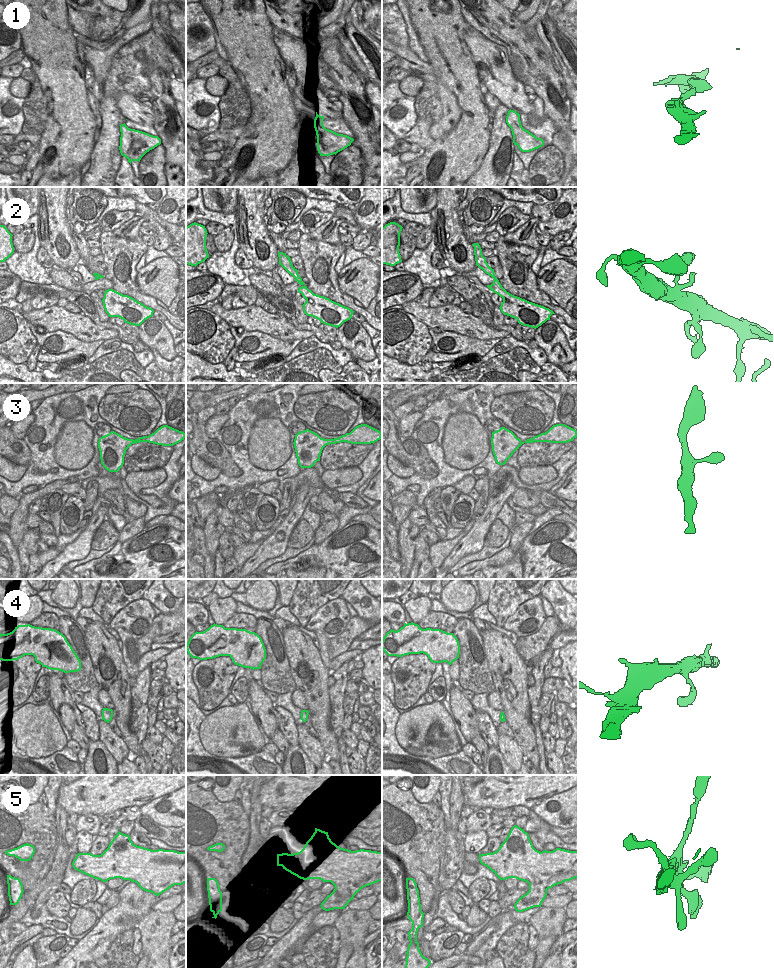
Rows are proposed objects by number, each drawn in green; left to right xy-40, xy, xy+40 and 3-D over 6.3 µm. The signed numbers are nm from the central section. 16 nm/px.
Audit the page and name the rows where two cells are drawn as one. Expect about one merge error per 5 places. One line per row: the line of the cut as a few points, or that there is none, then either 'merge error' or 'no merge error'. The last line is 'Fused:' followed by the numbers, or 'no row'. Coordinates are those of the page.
1: cut none; no merge error
2: cut none; no merge error
3: cut none; no merge error
4: cut none; no merge error
5: cut none; no merge error
Fused: no row

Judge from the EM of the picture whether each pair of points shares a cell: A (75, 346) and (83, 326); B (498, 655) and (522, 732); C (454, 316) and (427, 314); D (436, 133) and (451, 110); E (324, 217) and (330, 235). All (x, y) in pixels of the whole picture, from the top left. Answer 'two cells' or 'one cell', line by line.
A: two cells
B: one cell
C: one cell
D: one cell
E: two cells

